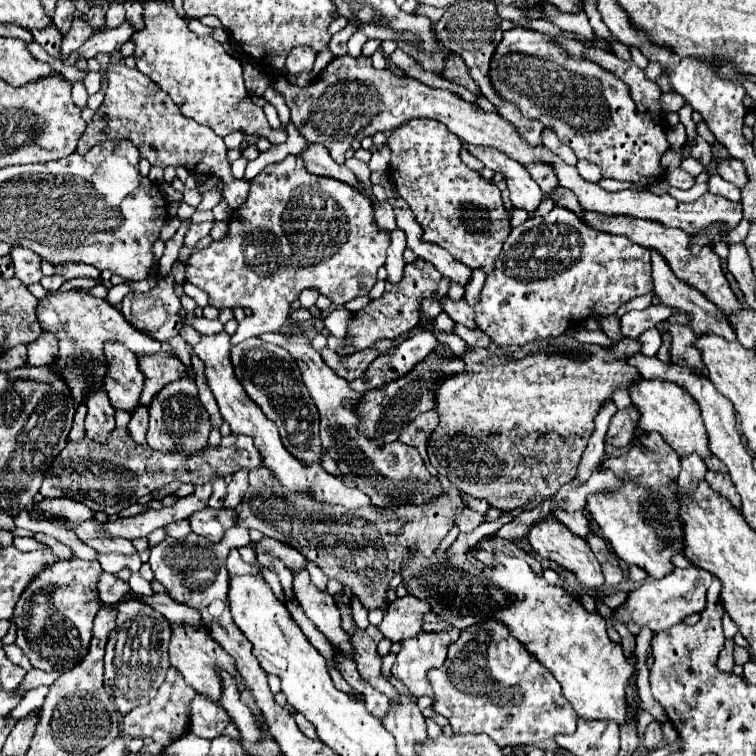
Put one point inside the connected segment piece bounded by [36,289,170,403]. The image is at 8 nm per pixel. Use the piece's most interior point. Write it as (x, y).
(83, 323)

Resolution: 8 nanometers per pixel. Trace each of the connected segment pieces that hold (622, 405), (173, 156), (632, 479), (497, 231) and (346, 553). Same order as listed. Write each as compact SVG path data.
M619 389L615 391L612 396L612 401L615 403L618 410L626 409L633 406L628 390Z
M98 53L98 63L108 75L108 89L104 103L94 113L94 119L88 123L84 135L78 141L78 153L88 153L94 145L106 139L128 139L138 147L140 155L156 167L184 167L192 175L218 177L220 181L230 183L234 177L230 173L230 163L226 159L224 141L210 131L210 127L196 123L194 119L184 117L178 111L178 105L172 103L170 95L152 87L150 79L138 69L128 69L124 63L110 63L110 55Z
M644 431L644 435L638 437L638 445L634 445L626 455L606 455L600 471L606 469L614 471L614 475L622 479L622 487L618 487L618 491L600 491L588 495L586 509L600 525L602 537L608 539L618 559L646 569L652 579L666 577L674 569L670 559L682 553L684 547L682 523L678 521L678 499L668 489L668 483L674 483L678 477L678 485L684 491L692 493L696 489L696 483L706 475L706 465L702 457L686 455L686 459L678 459L678 455L674 455L674 449L662 439L662 435Z
M412 119L390 133L388 147L392 149L390 175L394 187L424 227L422 239L444 247L470 269L484 267L486 273L494 271L498 251L510 233L510 219L502 207L500 189L460 161L460 139L446 131L442 123Z
M432 409L410 421L398 437L400 443L418 449L427 469L442 485L442 495L426 505L408 503L392 509L380 509L370 505L346 511L344 507L330 507L330 503L314 503L308 495L282 491L282 487L274 483L274 475L270 475L268 467L256 467L250 471L250 483L246 495L242 497L242 513L238 515L238 523L244 523L246 529L258 529L266 537L274 537L298 549L306 559L314 561L330 579L336 579L350 587L368 611L378 607L386 611L388 605L384 603L384 593L390 581L390 561L402 561L408 553L408 545L418 545L418 551L430 557L452 529L454 515L460 511L460 507L466 507L466 503L460 499L460 491L452 487L448 479L438 475L437 469L431 466L426 455L428 437L436 427L438 411Z

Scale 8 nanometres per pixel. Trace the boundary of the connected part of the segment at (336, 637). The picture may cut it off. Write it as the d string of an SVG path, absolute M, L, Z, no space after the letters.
M298 571L292 577L294 597L304 609L306 617L314 621L314 625L330 639L330 643L340 649L344 655L352 657L352 645L348 635L340 629L340 613L328 591L320 591L312 581L308 571Z

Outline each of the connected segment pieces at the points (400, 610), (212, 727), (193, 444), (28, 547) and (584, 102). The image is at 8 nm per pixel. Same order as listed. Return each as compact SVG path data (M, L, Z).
M410 595L396 599L384 613L384 619L378 625L378 631L382 633L384 639L392 643L400 643L402 639L414 637L420 631L422 613L430 613L430 607L426 601L420 601Z
M196 695L192 699L190 731L196 737L214 739L224 733L228 723L230 723L230 719L222 707L218 707L216 703L210 703L210 699L206 699L204 695Z
M184 371L182 379L168 383L158 395L154 397L154 403L148 405L150 423L146 433L146 443L152 449L158 451L184 451L184 453L196 453L206 447L208 435L210 435L210 417L204 409L204 405L198 399L198 389L194 379Z
M16 537L14 547L20 551L34 551L34 549L42 549L44 543L40 543L36 539L28 539L28 537Z
M514 27L504 33L490 67L490 79L494 89L502 99L518 103L520 111L528 119L538 119L574 151L578 159L592 161L600 167L602 177L632 181L640 185L654 185L664 179L666 171L662 171L660 159L670 149L666 139L666 127L662 123L654 123L652 115L640 113L630 97L630 89L610 71L604 71L590 59L574 61L566 53L566 49L556 43L552 37L532 31L528 27Z

